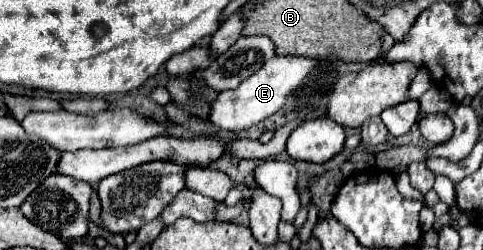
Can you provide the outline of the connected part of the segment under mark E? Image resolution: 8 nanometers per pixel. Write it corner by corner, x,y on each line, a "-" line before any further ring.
273,57
237,89
221,91
209,111
209,121
219,125
223,131
243,131
255,127
257,123
275,115
291,99
291,93
295,93
295,89
299,89
299,85
303,85
309,73
313,73
317,67
319,61
309,57

